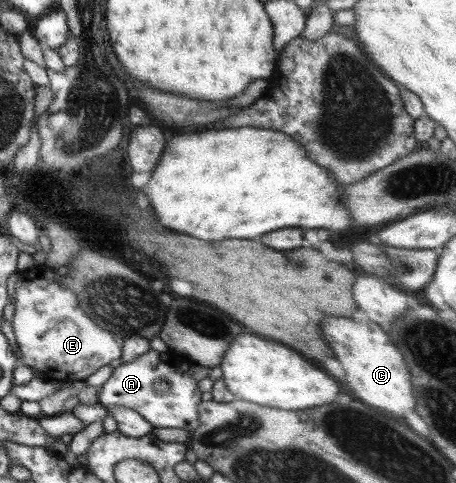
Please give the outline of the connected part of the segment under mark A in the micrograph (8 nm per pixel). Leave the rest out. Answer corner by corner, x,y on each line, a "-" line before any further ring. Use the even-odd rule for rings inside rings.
149,349
146,353
135,357
128,363
120,364
112,370
111,375
100,386
97,403
106,411
114,406
133,409
141,415
152,428
182,429
187,432
198,427
198,404
201,402
200,390
192,379
195,366
184,361
183,364
175,362
174,356
169,352
156,352
-
163,379
167,388
162,393
152,389
153,381

